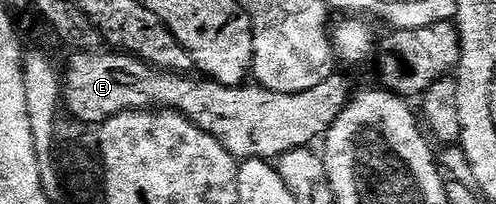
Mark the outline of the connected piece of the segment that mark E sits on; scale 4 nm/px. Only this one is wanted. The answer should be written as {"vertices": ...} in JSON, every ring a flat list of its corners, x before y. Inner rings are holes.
{"vertices":[[76,51,71,55,68,66,62,69,62,105,67,116,75,117,77,121,89,127,99,127,114,115,134,111,135,109,172,109,183,115,190,123,197,125,206,135,218,139,222,147,237,162,266,161,279,159,284,153,295,149,303,149,319,142,328,132,328,128,342,115,348,106,354,89,348,86,348,81,340,75,334,75,318,87,310,87,310,91,301,93,279,93,263,89,255,83,242,85,219,85,211,79,201,79,199,76,183,73,168,73,164,69,155,69,146,64,141,57,133,57,123,51]]}

